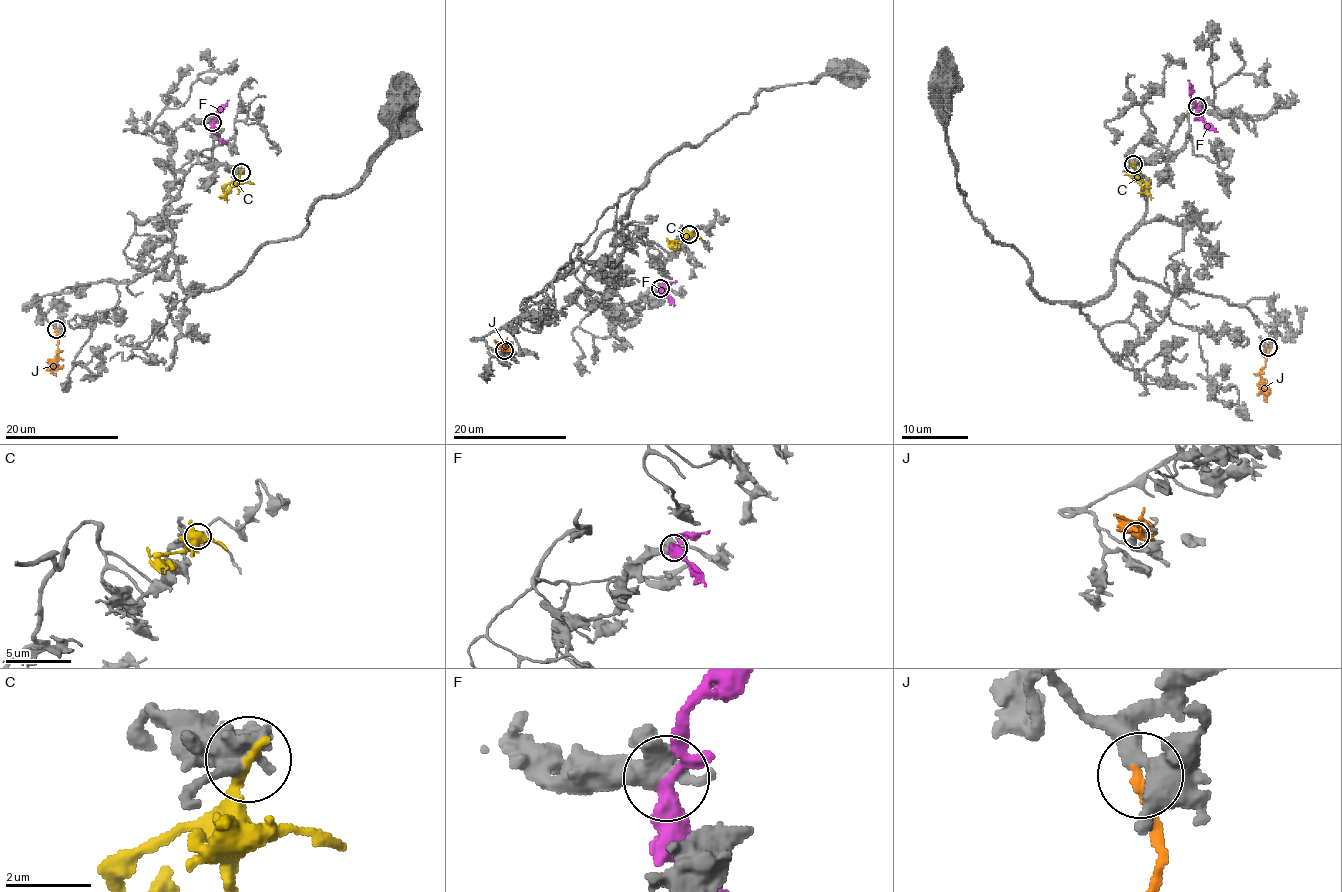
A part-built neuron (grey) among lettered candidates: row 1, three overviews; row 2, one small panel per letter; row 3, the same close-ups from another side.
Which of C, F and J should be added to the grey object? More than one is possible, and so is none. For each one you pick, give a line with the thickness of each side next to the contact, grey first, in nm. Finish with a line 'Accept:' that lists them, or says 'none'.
J: calibres 460 and 240 nm
Accept: J

